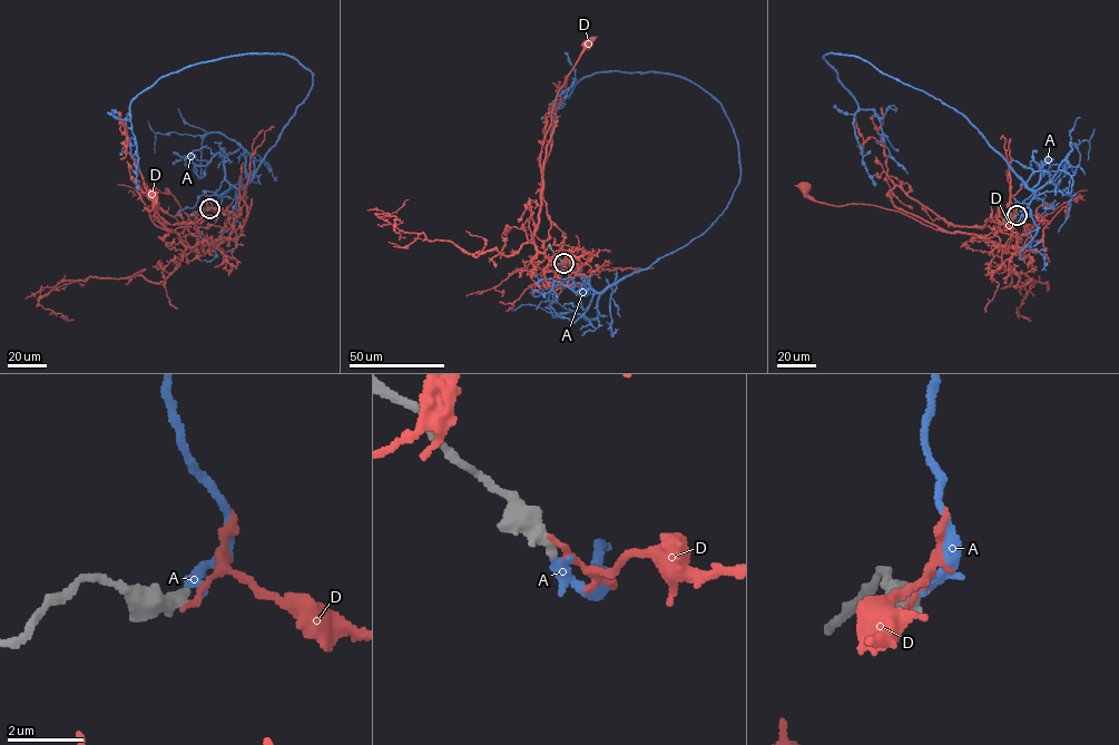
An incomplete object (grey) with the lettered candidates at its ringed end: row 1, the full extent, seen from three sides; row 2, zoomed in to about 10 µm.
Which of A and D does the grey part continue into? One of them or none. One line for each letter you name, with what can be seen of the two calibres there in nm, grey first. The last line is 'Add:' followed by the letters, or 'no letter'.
A: calibres 360 and 280 nm
Add: A

